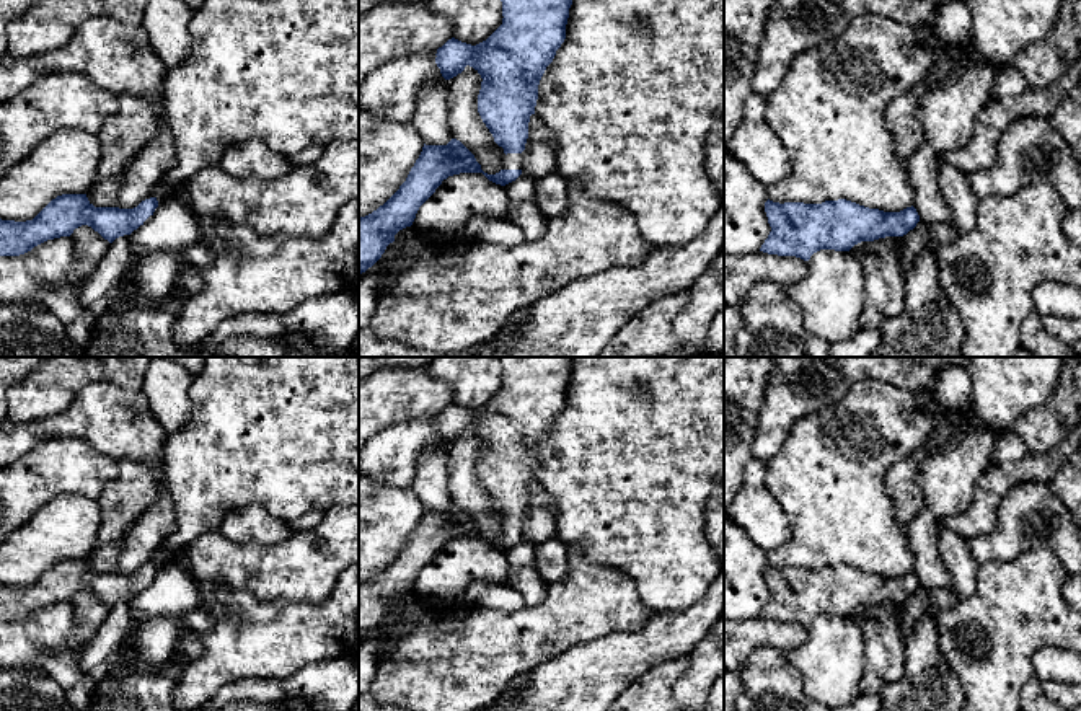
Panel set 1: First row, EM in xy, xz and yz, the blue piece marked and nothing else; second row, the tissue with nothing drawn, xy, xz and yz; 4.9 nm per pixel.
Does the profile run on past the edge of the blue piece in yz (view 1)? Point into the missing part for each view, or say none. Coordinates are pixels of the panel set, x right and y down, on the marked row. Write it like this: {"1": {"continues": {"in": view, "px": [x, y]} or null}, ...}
{"1": {"continues": null}}

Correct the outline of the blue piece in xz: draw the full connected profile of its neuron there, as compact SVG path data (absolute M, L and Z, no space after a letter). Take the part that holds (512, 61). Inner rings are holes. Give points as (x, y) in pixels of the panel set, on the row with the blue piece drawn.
M501 0L502 24L483 42L471 46L455 38L437 49L435 64L445 80L461 73L466 65L473 67L483 78L478 95L478 113L494 137L504 148L501 171L488 174L481 170L474 155L457 139L447 145L426 145L406 181L377 210L359 217L359 276L372 267L395 241L395 235L411 227L419 207L435 192L443 179L460 173L483 173L489 181L505 186L522 174L527 155L528 122L535 114L538 85L553 62L556 51L566 39L566 24L572 0Z

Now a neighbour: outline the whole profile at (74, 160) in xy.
M62 129L0 178L0 219L33 220L62 194L86 194L98 178L98 135Z

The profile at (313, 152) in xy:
M313 144L289 158L293 163L293 166L310 165L321 157L323 147L324 145L321 144Z

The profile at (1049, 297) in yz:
M1042 282L1032 292L1034 310L1045 315L1081 318L1081 287L1061 282Z

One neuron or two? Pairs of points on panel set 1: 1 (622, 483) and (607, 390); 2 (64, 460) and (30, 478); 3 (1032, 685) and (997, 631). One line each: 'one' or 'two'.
1: one
2: one
3: two

